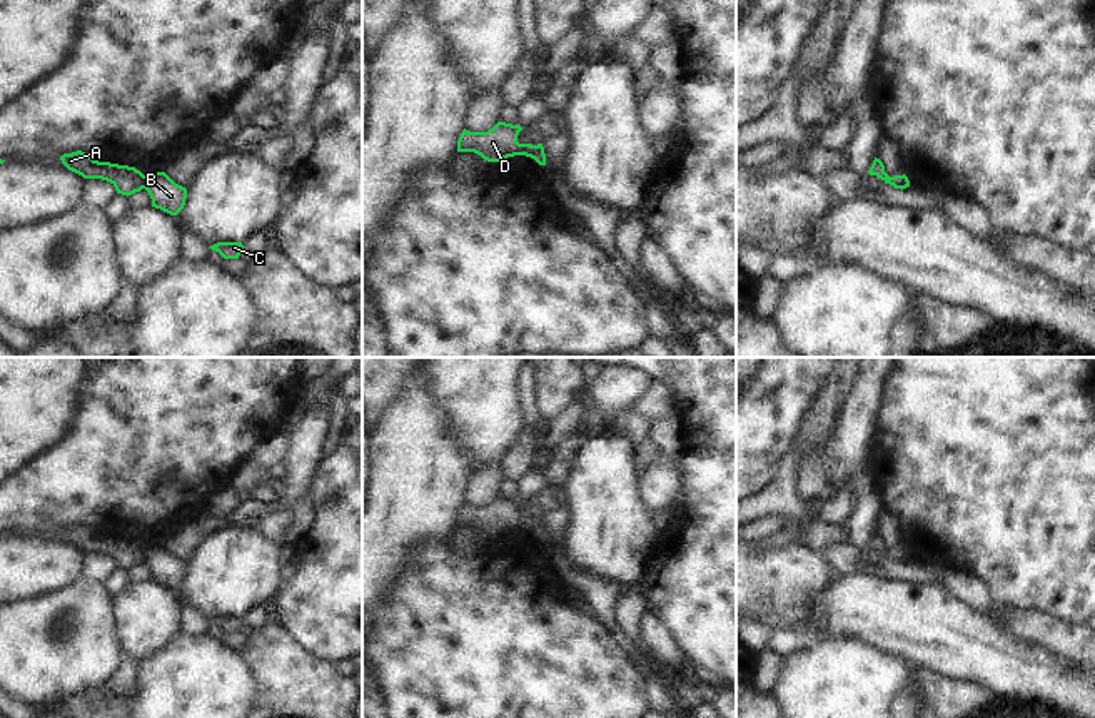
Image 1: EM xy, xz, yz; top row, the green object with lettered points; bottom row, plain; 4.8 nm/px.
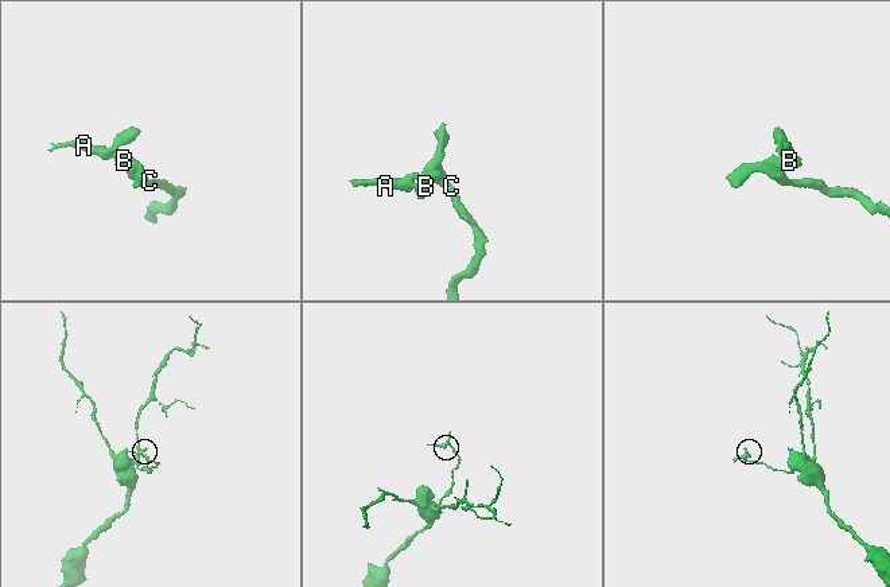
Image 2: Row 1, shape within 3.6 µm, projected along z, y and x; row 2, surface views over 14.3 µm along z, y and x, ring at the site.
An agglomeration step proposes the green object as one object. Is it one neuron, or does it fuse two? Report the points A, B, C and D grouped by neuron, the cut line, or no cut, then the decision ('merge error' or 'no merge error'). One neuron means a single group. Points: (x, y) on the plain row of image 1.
groups A D / B C; cut xy (142, 550), (146, 561); merge error

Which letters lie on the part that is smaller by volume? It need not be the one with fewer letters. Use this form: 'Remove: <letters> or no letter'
Remove: A, D

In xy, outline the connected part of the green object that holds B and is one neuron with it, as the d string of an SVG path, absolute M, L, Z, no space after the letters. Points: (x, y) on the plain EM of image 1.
M165 546L147 548L144 554L145 564L152 573L152 581L170 589L177 589L184 583L187 563L175 558Z

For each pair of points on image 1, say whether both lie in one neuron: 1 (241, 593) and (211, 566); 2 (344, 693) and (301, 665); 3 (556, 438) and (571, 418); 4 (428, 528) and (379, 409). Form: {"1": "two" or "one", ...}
{"1": "one", "2": "one", "3": "one", "4": "two"}

